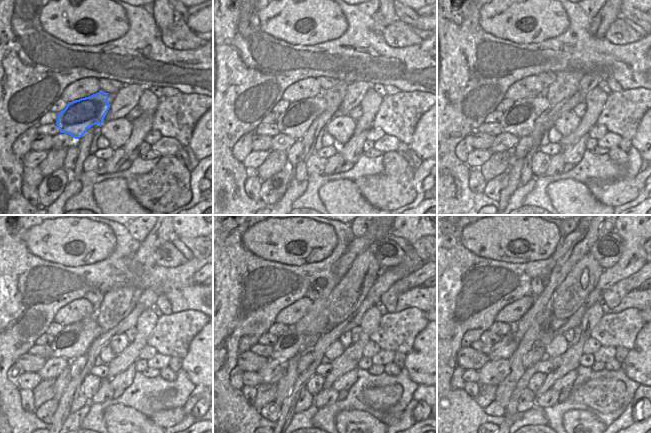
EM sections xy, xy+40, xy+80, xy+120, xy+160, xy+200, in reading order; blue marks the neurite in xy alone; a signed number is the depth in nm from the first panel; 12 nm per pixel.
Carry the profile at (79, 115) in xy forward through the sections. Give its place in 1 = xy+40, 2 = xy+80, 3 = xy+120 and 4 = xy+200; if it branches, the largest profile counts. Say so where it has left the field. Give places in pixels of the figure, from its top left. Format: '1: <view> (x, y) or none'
1: xy+40 (295, 121)
2: xy+80 (518, 120)
3: xy+120 (74, 340)
4: xy+200 (503, 349)

